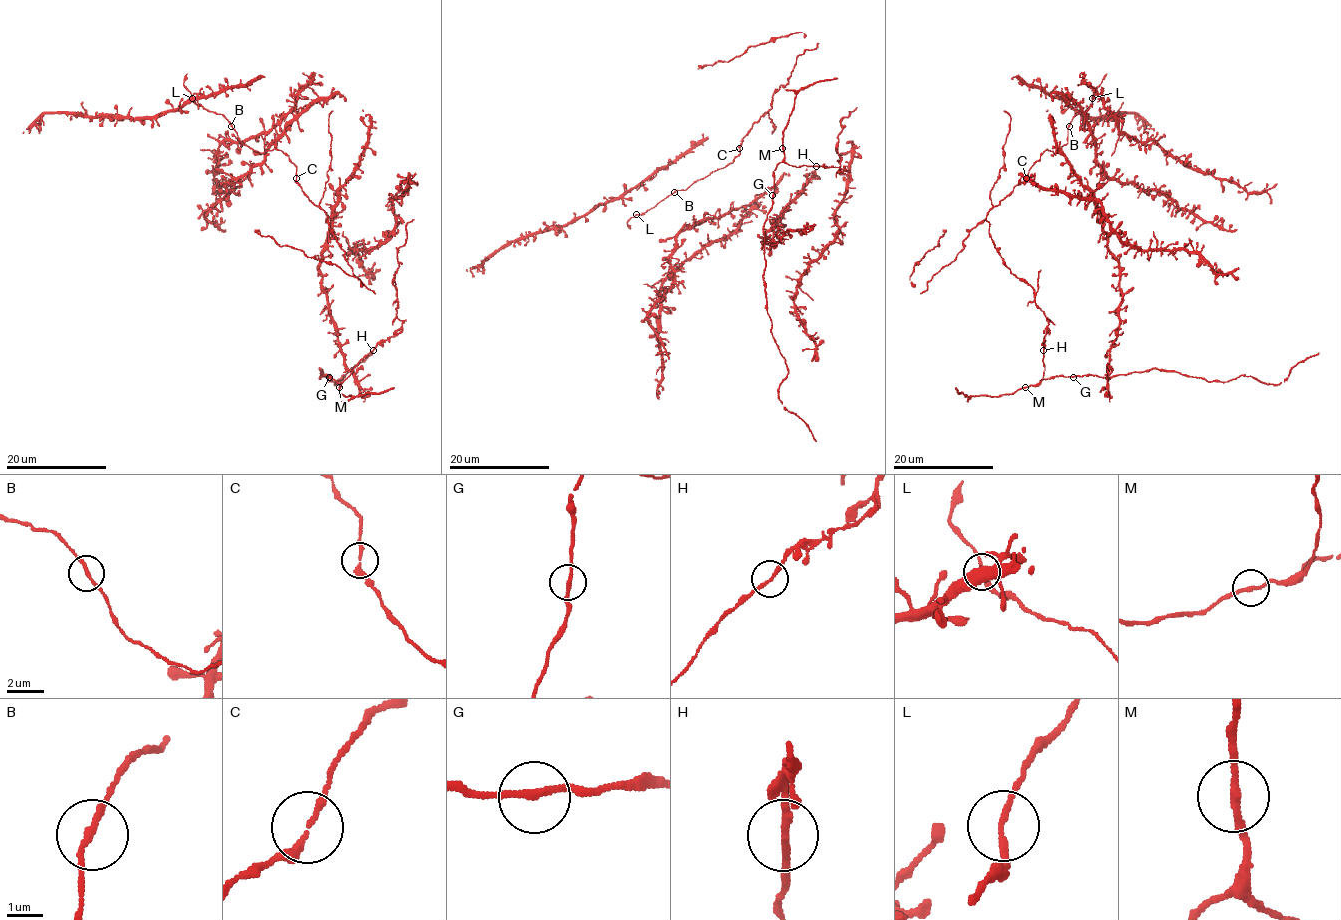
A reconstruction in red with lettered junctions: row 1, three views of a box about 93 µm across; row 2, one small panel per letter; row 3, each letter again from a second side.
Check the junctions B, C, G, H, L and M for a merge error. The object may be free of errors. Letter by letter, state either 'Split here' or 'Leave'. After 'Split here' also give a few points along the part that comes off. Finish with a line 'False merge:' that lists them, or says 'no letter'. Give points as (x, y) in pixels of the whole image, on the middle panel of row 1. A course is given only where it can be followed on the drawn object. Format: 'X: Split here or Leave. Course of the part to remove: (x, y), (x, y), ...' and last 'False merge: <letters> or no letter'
B: Leave
C: Leave
G: Leave
H: Split here. Course of the part to remove: (816, 165), (839, 167), (845, 170), (840, 168), (836, 150), (840, 120), (856, 108)
L: Leave
M: Leave
False merge: H

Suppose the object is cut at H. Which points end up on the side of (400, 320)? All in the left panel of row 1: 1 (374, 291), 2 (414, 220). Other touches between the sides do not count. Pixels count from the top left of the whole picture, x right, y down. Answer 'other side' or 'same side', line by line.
1: other side
2: same side

